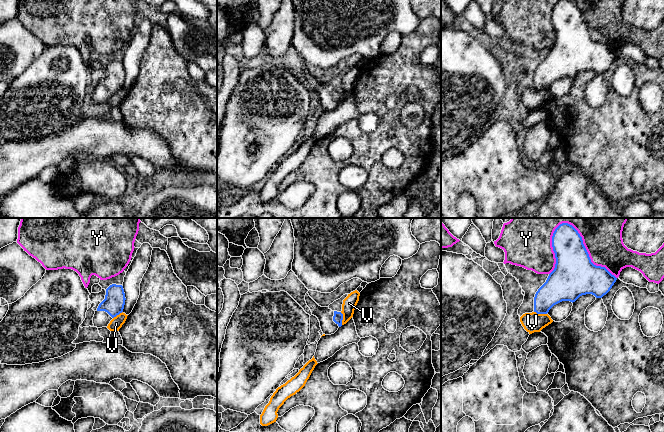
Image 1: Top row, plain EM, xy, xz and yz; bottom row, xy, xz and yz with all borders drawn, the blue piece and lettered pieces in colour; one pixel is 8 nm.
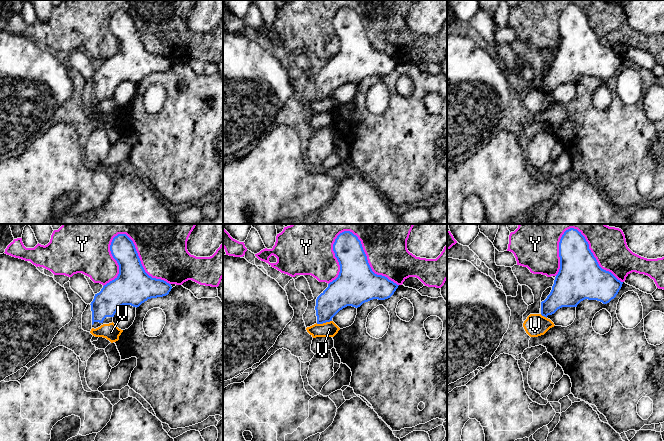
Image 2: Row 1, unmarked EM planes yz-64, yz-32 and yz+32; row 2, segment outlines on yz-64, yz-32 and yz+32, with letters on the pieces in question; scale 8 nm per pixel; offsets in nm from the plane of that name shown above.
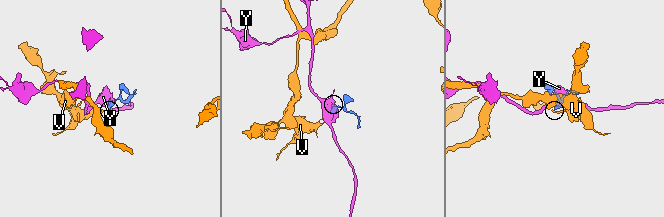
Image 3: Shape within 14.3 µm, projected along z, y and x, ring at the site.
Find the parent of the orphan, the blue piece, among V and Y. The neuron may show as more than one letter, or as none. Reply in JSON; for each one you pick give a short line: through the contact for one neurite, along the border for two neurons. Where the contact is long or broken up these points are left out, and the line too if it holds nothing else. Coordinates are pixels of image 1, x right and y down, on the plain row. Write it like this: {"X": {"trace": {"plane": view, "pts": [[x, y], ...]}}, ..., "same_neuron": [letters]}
{"same_neuron": []}

